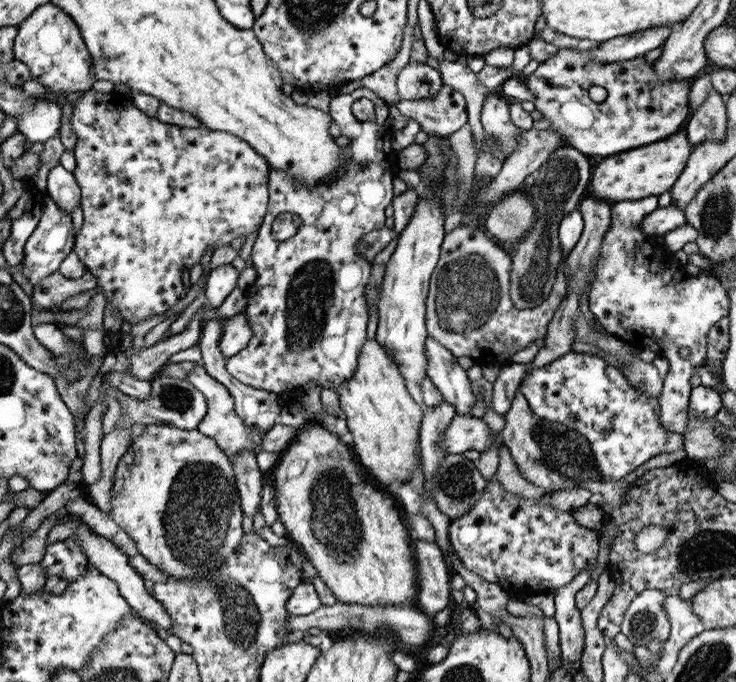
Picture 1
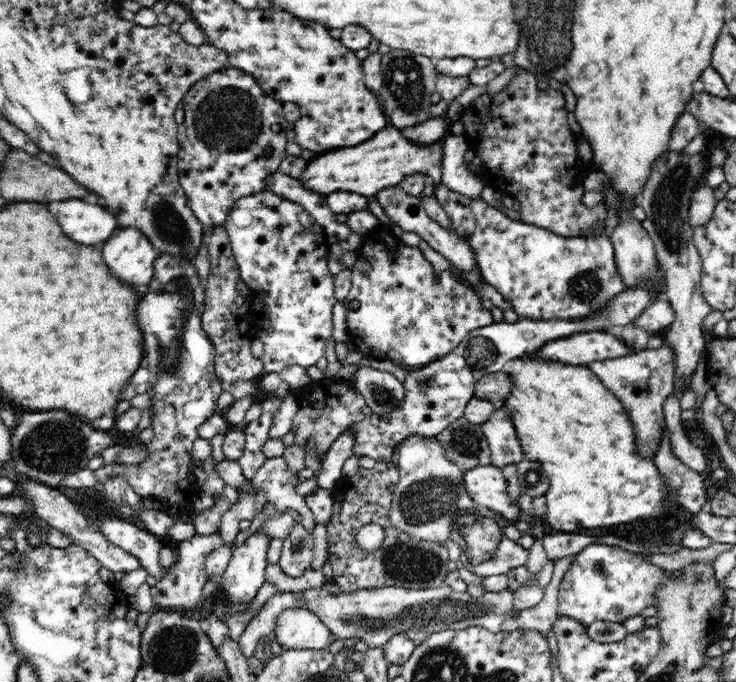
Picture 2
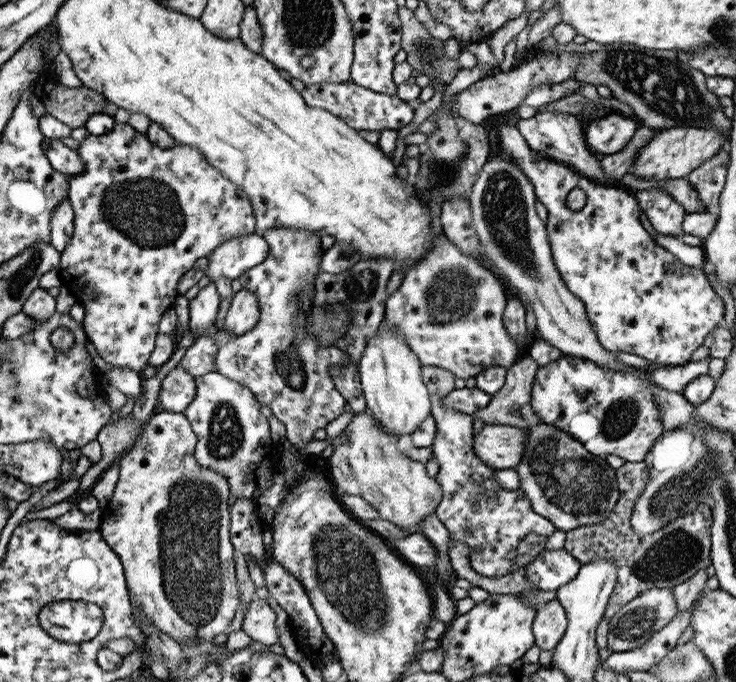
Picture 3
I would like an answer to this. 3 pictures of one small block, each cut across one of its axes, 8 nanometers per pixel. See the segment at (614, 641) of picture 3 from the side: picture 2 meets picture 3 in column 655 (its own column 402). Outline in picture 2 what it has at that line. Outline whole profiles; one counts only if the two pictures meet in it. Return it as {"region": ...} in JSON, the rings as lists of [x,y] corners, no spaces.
{"region":[[[442,584],[438,588],[398,588],[396,586],[384,586],[374,589],[360,589],[354,592],[342,592],[340,590],[325,588],[309,588],[301,591],[301,598],[306,608],[312,611],[328,627],[328,630],[336,635],[336,638],[344,641],[347,638],[364,640],[370,648],[384,646],[392,636],[404,633],[410,640],[421,644],[432,633],[440,630],[464,630],[470,626],[482,626],[496,634],[502,630],[502,623],[508,618],[508,613],[516,612],[514,608],[513,592],[508,588],[500,592],[486,592],[482,598],[475,598],[466,592],[456,592],[449,586]]]}

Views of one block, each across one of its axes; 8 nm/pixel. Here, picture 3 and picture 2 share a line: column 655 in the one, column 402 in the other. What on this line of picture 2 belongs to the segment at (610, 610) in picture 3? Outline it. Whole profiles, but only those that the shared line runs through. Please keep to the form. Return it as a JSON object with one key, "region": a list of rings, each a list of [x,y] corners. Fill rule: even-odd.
{"region":[[[377,463],[372,470],[359,468],[358,473],[352,478],[338,480],[335,488],[331,490],[334,497],[330,522],[324,524],[328,532],[329,560],[332,567],[332,588],[342,592],[354,592],[360,589],[382,588],[384,586],[396,586],[398,588],[438,588],[444,582],[448,574],[448,549],[442,543],[426,542],[419,538],[400,533],[390,524],[389,512],[392,504],[392,490],[400,479],[399,469],[392,463]],[[364,524],[378,524],[384,527],[386,543],[374,553],[364,553],[355,542],[358,530]]]}

